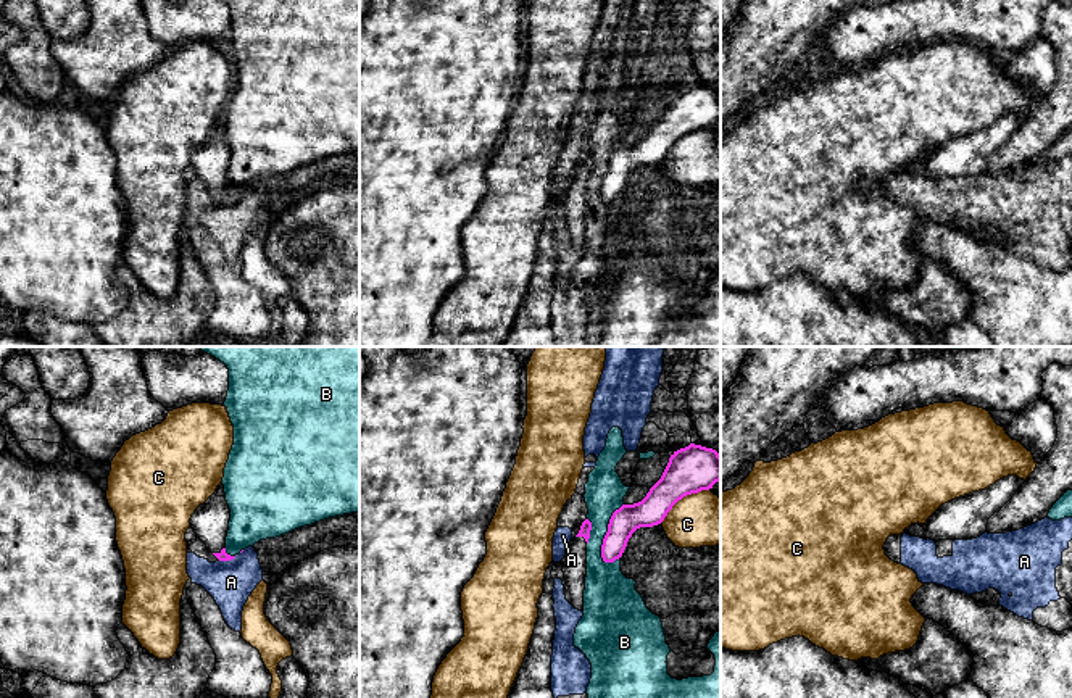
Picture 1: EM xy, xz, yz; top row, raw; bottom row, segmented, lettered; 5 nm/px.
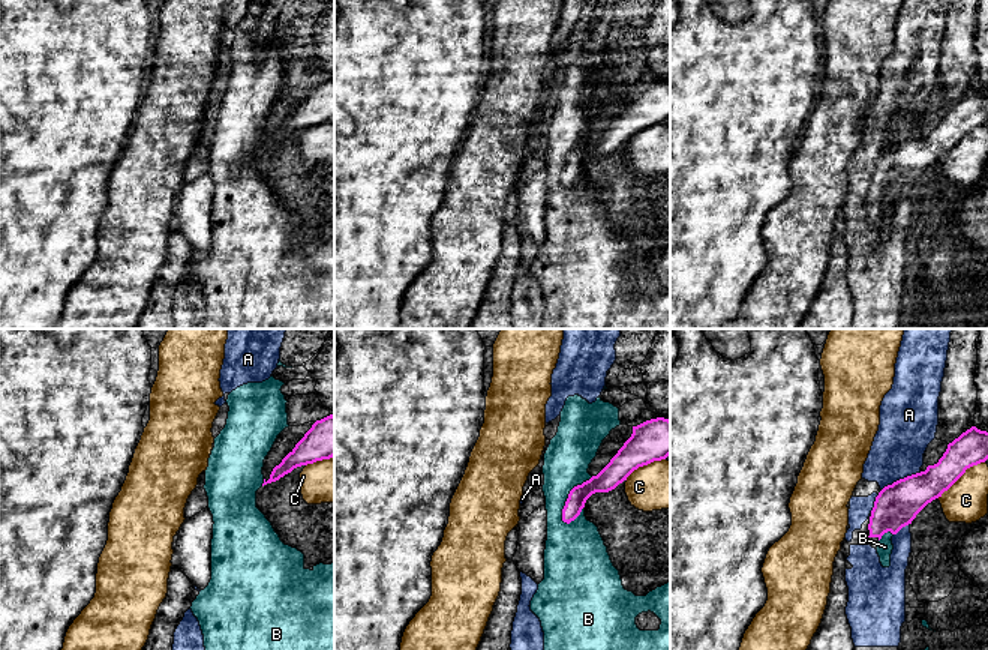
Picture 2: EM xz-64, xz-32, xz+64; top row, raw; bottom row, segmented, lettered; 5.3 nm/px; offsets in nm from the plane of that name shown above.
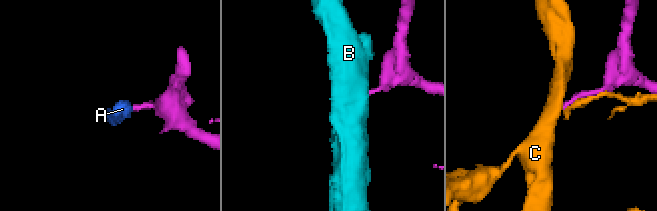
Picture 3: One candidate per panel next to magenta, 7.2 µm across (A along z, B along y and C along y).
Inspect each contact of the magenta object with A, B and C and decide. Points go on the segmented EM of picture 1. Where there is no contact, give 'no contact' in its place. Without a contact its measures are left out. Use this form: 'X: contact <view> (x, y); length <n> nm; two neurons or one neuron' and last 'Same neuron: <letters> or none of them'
A: contact xy (226, 560); length 100 nm; two neurons
B: contact xz (606, 534); length 320 nm; two neurons
C: contact xz (682, 497); length 320 nm; two neurons
Same neuron: none of them

